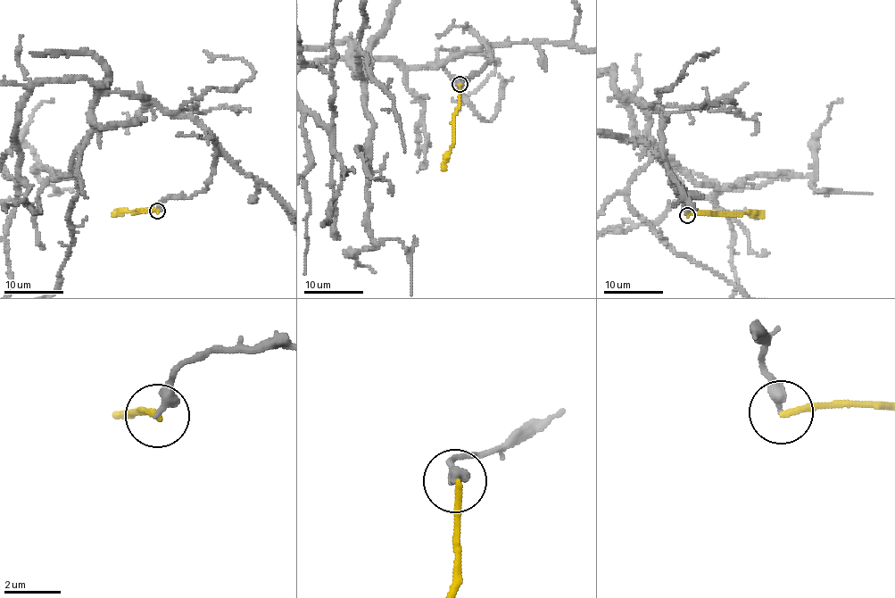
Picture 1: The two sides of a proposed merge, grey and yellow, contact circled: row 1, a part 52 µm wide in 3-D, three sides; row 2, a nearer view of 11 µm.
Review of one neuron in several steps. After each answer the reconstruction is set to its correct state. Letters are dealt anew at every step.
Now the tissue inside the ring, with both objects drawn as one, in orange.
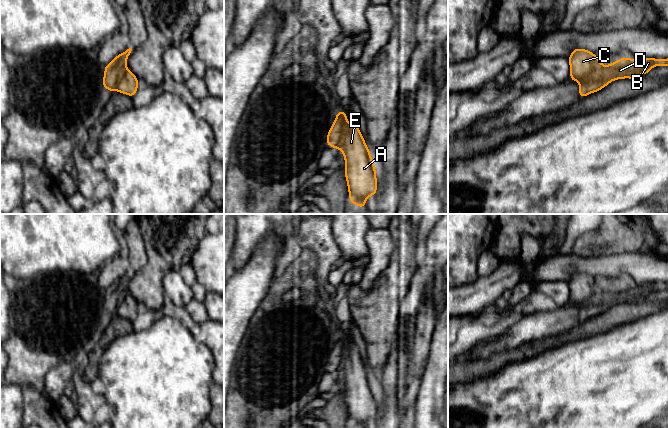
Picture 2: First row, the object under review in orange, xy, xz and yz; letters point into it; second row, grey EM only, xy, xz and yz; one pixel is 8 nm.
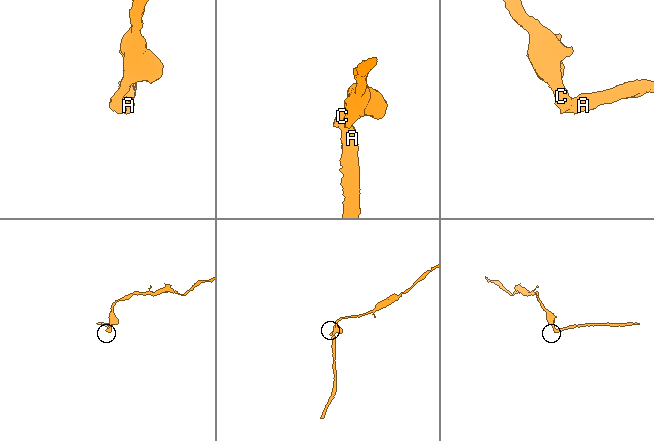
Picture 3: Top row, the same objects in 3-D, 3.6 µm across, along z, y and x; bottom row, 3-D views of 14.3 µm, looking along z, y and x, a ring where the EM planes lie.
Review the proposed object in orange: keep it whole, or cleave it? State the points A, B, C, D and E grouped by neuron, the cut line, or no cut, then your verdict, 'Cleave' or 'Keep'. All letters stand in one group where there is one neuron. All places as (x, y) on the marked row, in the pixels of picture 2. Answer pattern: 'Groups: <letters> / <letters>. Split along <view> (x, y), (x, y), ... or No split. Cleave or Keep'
Groups: A B D E / C. Split along xz (346, 121), (339, 148). Cleave

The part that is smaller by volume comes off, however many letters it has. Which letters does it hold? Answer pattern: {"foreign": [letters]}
{"foreign": ["A", "B", "D", "E"]}

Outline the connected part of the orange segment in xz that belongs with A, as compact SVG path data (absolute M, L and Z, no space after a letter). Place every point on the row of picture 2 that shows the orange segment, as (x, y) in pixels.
M346 122L340 150L345 159L345 178L350 202L365 209L369 196L377 192L375 163L356 123Z

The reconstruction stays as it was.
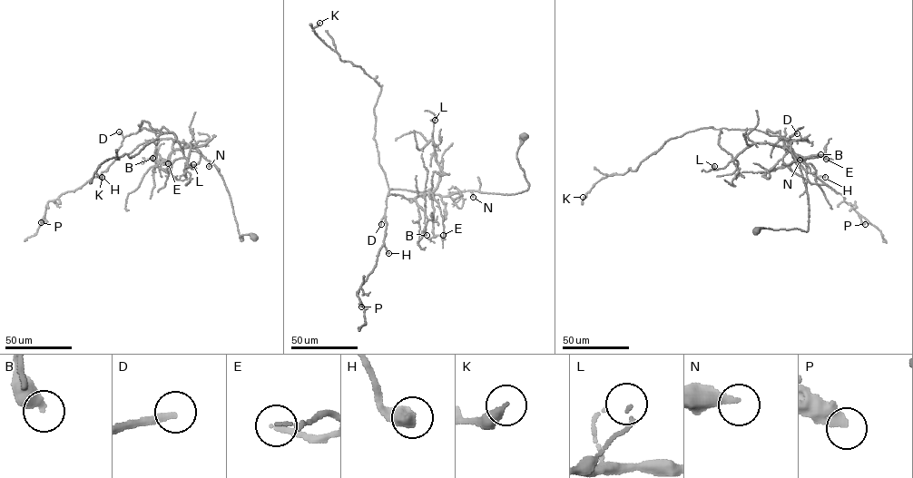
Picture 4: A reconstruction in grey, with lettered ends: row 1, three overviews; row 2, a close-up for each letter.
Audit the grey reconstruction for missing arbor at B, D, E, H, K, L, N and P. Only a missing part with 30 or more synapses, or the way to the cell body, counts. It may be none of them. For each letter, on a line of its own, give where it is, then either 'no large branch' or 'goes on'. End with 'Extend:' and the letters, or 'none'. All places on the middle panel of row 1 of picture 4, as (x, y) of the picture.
B: at (427, 235); no large branch
D: at (381, 224); goes on
E: at (443, 235); no large branch
H: at (388, 253); no large branch
K: at (319, 23); no large branch
L: at (435, 120); no large branch
N: at (473, 197); no large branch
P: at (361, 307); no large branch
Extend: D

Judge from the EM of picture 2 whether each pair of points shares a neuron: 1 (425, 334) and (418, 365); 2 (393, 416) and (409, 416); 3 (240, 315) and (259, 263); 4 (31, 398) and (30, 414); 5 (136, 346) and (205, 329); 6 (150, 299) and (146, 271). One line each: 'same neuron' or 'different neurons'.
1: same neuron
2: different neurons
3: same neuron
4: same neuron
5: different neurons
6: same neuron

